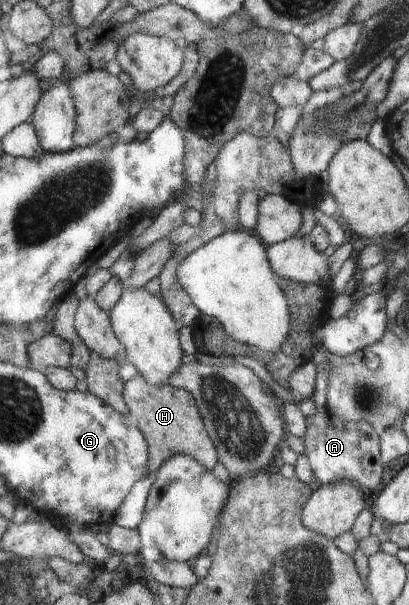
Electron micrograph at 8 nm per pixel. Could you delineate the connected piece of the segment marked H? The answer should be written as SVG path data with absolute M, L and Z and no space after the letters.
M137 372L124 385L124 399L131 416L135 418L134 422L146 436L150 472L157 472L162 462L176 454L194 456L194 460L200 461L207 469L214 468L219 456L190 392L172 386L170 382L151 385Z

